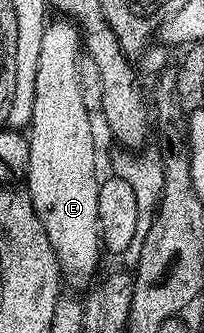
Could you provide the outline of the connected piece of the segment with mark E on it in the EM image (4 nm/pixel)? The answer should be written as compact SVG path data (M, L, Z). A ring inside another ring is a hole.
M49 20L45 24L42 51L38 51L32 124L26 133L30 147L26 188L34 203L34 211L46 227L63 276L88 277L95 271L102 254L98 215L101 178L96 177L93 118L86 103L82 103L78 79L82 33L71 20L62 20L66 21Z

